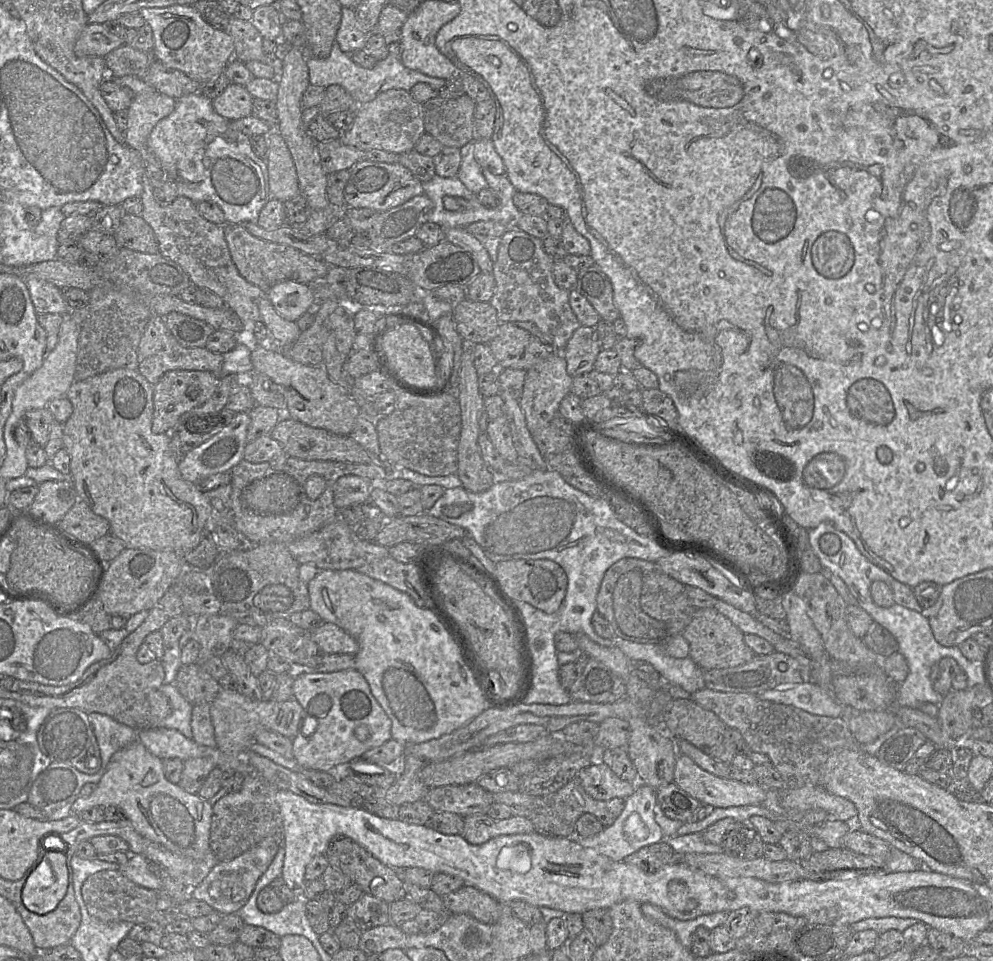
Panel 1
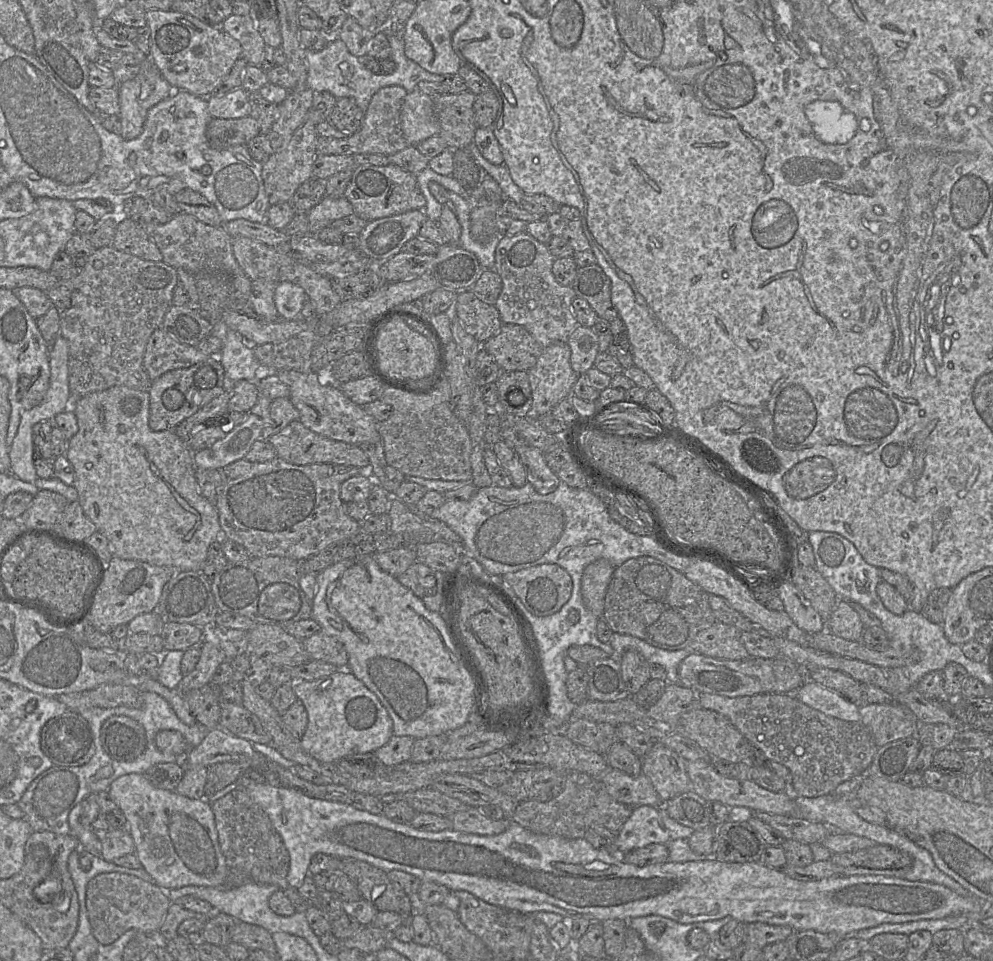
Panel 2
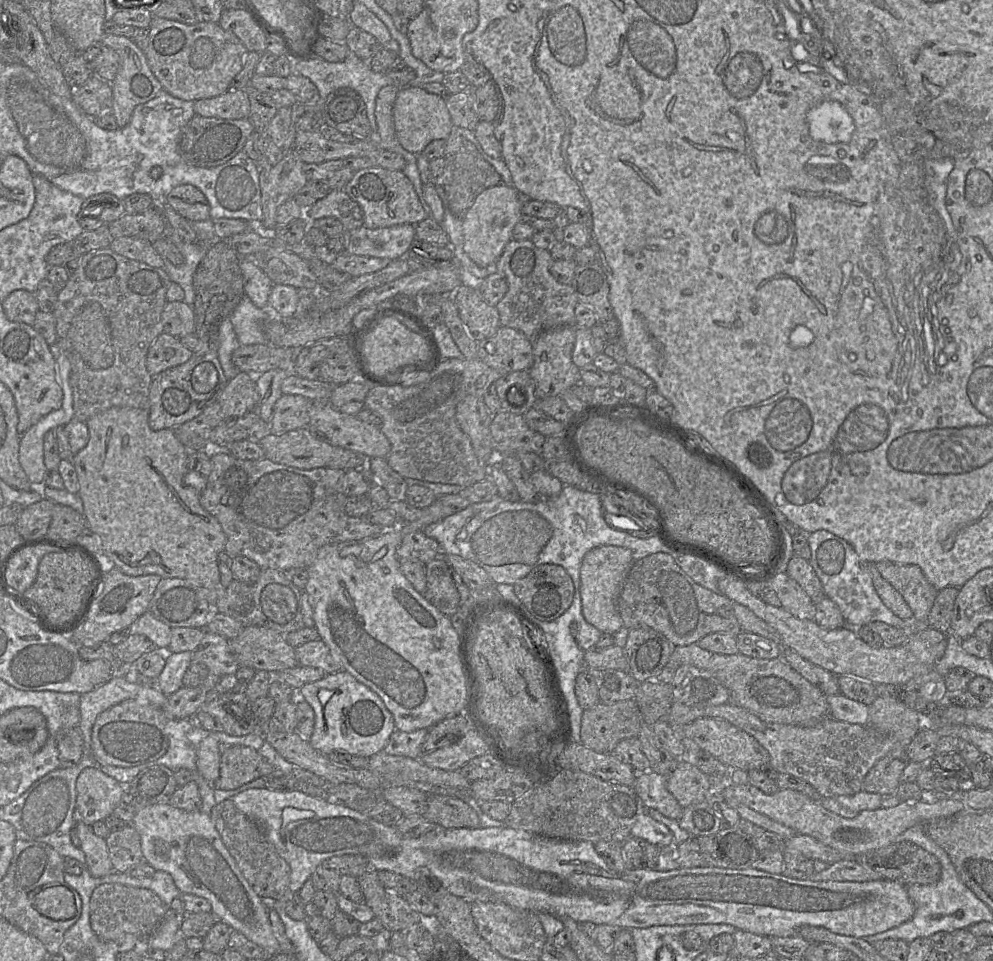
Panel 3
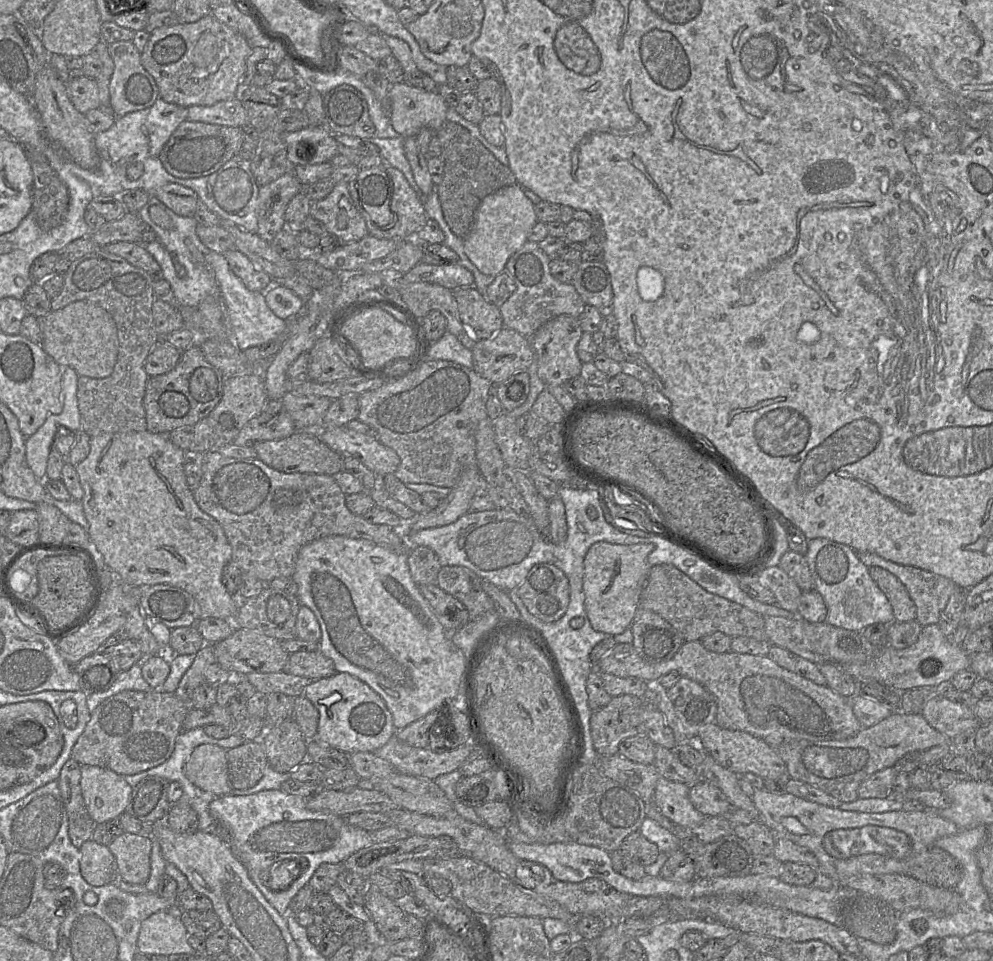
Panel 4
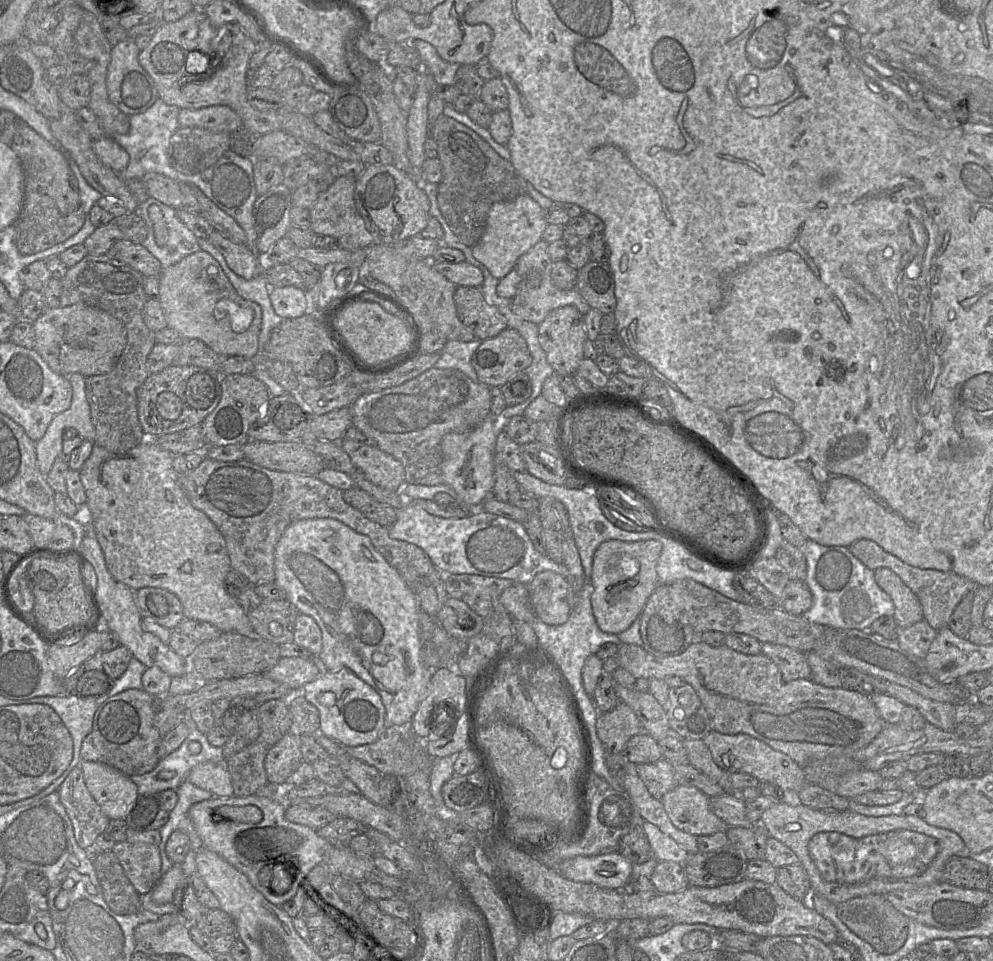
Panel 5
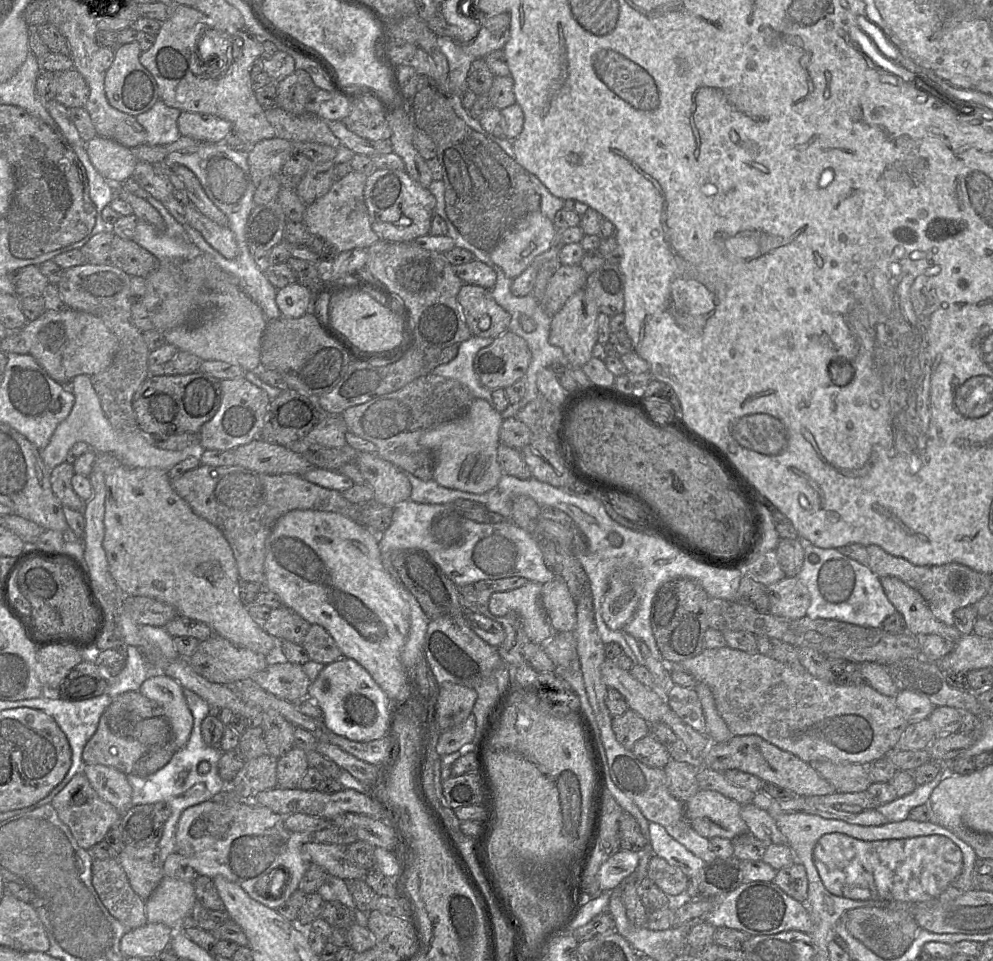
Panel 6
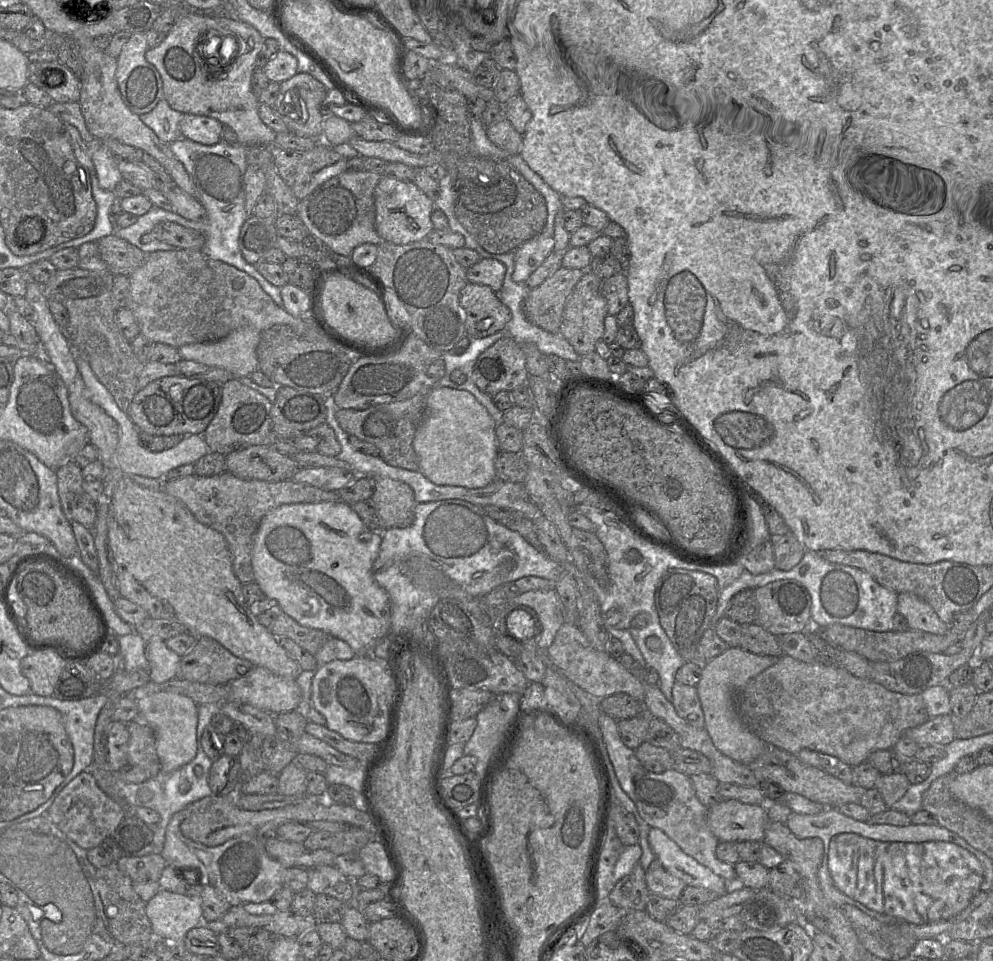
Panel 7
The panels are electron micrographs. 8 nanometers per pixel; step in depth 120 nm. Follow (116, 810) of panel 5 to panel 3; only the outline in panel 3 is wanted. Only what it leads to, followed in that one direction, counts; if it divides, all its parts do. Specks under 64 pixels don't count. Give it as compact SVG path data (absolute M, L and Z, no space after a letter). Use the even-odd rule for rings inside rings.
M85 768L77 778L76 821L82 819L92 825L99 820L105 820L114 811L115 806L124 799L126 786L99 768Z

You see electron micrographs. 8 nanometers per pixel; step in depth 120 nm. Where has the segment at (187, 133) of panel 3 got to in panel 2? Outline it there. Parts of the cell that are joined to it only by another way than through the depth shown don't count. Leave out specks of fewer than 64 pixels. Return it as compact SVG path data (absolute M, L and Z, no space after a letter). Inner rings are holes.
M250 115L235 119L212 118L206 128L206 139L213 149L224 150L246 145L259 133L259 124Z

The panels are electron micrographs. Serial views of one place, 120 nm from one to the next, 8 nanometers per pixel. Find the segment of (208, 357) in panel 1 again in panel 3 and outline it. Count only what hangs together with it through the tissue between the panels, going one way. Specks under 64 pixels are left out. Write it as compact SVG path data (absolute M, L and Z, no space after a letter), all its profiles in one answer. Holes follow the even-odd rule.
M161 333L149 347L146 357L147 372L154 377L187 362L192 355L193 351L185 347L180 339Z

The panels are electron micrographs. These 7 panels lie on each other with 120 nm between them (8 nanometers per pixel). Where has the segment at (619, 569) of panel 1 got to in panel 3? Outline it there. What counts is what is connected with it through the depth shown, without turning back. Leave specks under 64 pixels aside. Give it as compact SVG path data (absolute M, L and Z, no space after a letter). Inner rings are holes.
M667 553L649 554L631 565L617 601L623 626L632 629L649 626L675 646L697 643L710 633L737 636L742 628L734 614L731 599L711 591L691 579Z

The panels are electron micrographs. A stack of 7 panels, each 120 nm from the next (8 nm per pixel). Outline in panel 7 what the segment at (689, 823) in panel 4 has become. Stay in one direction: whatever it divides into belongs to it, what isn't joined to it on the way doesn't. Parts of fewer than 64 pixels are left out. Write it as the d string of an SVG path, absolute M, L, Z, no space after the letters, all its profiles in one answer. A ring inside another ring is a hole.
M721 799L708 808L707 822L711 832L719 841L763 843L765 828L770 820L765 805Z

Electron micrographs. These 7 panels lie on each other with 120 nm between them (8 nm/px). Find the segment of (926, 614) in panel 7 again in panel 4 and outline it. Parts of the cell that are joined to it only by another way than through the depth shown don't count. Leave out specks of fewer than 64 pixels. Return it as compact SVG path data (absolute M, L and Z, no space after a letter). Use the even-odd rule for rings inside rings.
M878 566L868 568L870 576L889 600L895 620L899 622L916 620L917 608L904 584L884 568Z

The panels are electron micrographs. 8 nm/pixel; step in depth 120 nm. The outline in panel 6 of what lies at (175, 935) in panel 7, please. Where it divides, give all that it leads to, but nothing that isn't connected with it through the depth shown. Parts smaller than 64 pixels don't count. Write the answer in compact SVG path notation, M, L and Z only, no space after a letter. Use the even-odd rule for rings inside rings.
M164 876L145 901L147 921L183 931L183 922L196 904L192 882Z

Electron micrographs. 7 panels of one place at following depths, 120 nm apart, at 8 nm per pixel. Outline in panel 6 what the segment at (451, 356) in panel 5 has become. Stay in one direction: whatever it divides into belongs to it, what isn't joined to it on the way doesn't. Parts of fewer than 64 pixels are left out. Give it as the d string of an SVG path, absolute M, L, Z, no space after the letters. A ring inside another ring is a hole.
M471 336L458 344L458 353L453 360L436 366L431 373L460 382L474 398L485 399L492 405L492 390L480 383L473 362L477 352L490 345L493 340L494 338Z

